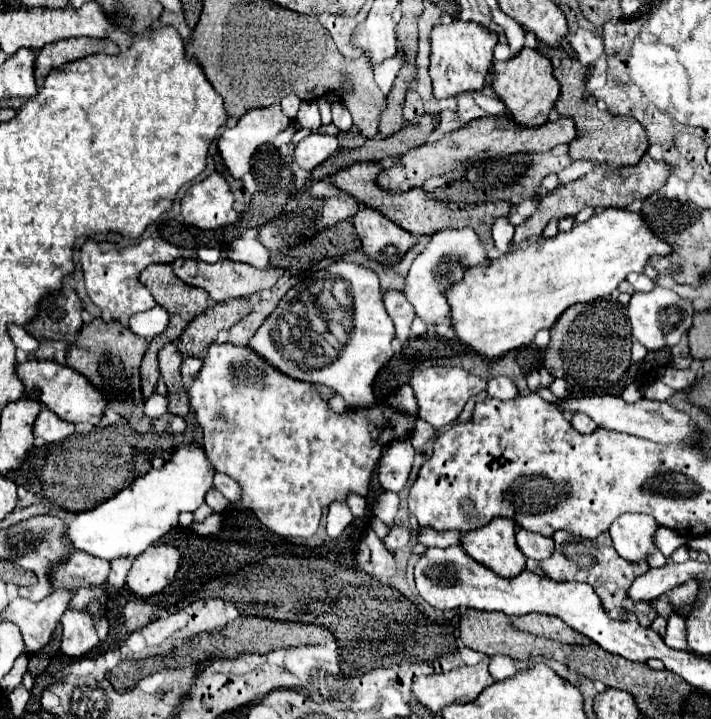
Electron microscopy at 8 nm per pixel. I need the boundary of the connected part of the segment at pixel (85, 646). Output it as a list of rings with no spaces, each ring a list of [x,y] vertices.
[[[67,610],[61,618],[61,652],[69,658],[81,658],[99,644],[93,620],[83,610]]]

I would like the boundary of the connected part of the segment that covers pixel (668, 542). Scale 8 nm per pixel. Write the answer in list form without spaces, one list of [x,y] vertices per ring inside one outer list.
[[[659,528],[657,534],[655,534],[655,544],[659,546],[659,550],[665,554],[665,556],[671,556],[679,546],[681,546],[681,534],[679,532],[673,532],[671,528]]]

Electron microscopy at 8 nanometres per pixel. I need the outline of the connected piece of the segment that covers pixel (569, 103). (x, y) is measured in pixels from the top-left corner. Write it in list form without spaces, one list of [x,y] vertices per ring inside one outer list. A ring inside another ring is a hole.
[[[565,56],[561,60],[561,66],[553,70],[553,76],[561,84],[561,94],[557,98],[555,110],[559,116],[571,118],[577,128],[577,136],[569,144],[571,160],[593,160],[609,166],[637,166],[649,146],[643,126],[633,118],[625,118],[625,116],[619,118],[619,116],[611,116],[609,112],[601,112],[595,106],[595,98],[591,98],[585,90],[587,70],[589,66],[583,66],[569,56]]]

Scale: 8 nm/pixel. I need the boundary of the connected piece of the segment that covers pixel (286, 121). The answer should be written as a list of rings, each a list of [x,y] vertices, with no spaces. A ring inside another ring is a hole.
[[[273,104],[269,108],[257,108],[257,110],[249,110],[247,114],[243,114],[239,118],[239,122],[231,128],[225,128],[225,132],[221,134],[217,146],[219,146],[219,154],[229,170],[229,174],[233,178],[243,178],[249,170],[251,170],[251,156],[255,154],[257,148],[261,148],[263,144],[269,144],[279,132],[283,132],[285,128],[291,126],[291,118],[287,118],[283,112],[281,112],[281,106],[279,104]]]

